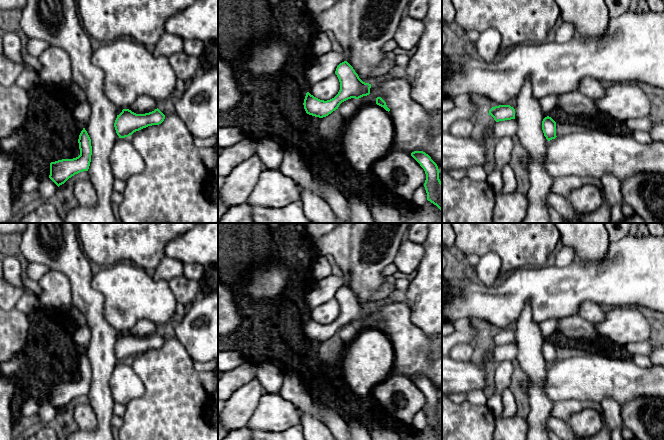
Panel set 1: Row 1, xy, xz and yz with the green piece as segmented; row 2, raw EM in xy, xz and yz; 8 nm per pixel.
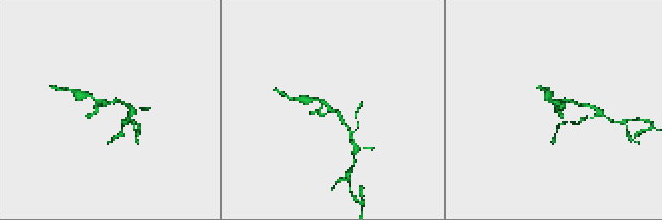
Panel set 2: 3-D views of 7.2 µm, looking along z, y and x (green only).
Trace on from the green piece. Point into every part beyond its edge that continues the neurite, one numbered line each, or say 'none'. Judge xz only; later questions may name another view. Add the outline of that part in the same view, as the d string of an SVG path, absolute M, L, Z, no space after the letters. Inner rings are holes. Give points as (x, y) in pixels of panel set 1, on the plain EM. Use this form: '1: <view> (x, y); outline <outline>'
none

